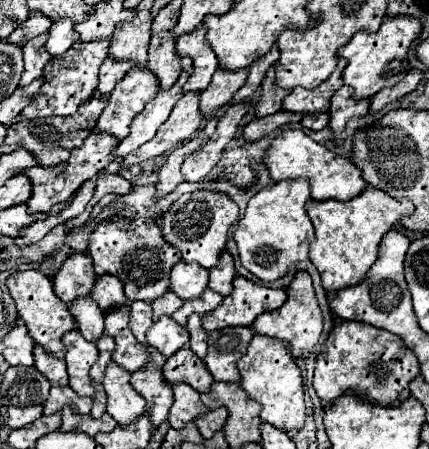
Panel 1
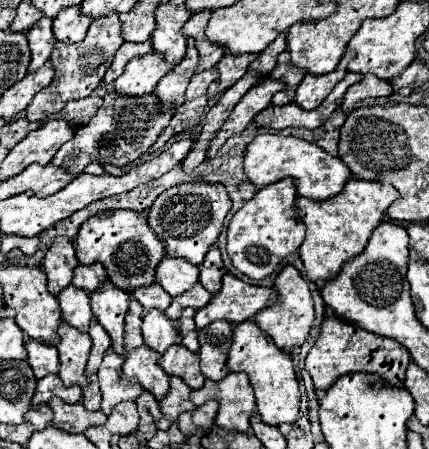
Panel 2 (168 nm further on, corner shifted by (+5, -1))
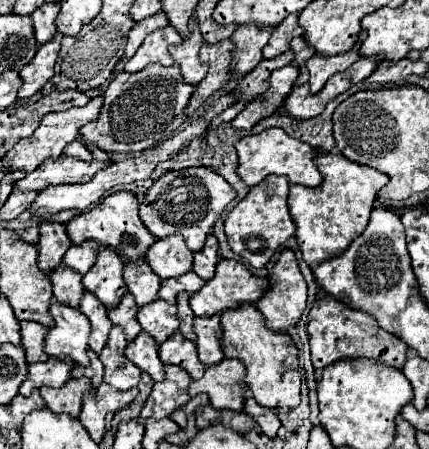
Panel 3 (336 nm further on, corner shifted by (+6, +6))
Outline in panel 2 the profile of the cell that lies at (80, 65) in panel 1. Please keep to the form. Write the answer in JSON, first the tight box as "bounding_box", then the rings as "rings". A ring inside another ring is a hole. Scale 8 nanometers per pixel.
{"bounding_box":[25,14,123,122],"rings":[[[109,14],[107,18],[95,20],[89,26],[87,36],[77,44],[57,42],[53,52],[51,52],[51,64],[55,68],[53,82],[51,82],[51,86],[47,86],[47,88],[43,88],[41,92],[35,94],[35,98],[31,100],[31,104],[25,110],[25,118],[31,120],[31,122],[43,122],[45,116],[61,112],[69,100],[87,98],[101,84],[101,78],[103,78],[105,70],[109,68],[115,50],[121,44],[123,44],[121,20],[117,18],[117,14]]]}

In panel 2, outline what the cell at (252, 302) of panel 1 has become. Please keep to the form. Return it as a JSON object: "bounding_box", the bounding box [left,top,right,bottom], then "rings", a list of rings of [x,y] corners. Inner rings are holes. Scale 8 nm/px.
{"bounding_box":[195,272,277,330],"rings":[[[227,272],[223,276],[221,292],[213,296],[205,308],[197,310],[195,324],[199,330],[215,320],[227,320],[231,324],[239,324],[251,320],[263,308],[269,308],[271,304],[275,304],[275,300],[277,292],[273,288],[247,284]]]}

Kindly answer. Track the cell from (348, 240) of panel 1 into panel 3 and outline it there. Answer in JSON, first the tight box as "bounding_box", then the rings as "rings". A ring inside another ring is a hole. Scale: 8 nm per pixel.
{"bounding_box":[288,151,388,267],"rings":[[[326,151],[316,153],[316,165],[324,177],[318,187],[290,185],[288,207],[296,223],[296,239],[302,249],[302,257],[310,267],[340,255],[354,237],[358,237],[368,225],[370,211],[374,207],[376,193],[388,183],[388,177],[366,165],[358,165],[344,155]]]}

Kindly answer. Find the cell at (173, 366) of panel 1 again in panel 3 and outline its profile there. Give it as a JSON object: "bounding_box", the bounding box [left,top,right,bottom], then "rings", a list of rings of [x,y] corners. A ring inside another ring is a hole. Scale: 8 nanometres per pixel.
{"bounding_box":[158,331,204,379],"rings":[[[174,331],[158,349],[162,363],[166,365],[178,365],[188,371],[192,379],[200,379],[204,375],[204,365],[196,357],[196,345],[182,337],[180,331]]]}

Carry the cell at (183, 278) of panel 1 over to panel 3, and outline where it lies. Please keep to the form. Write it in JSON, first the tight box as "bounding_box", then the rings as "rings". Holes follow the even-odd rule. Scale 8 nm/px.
{"bounding_box":[144,237,192,279],"rings":[[[164,237],[156,239],[146,251],[144,259],[160,279],[180,277],[192,269],[192,251],[186,247],[184,237]]]}

